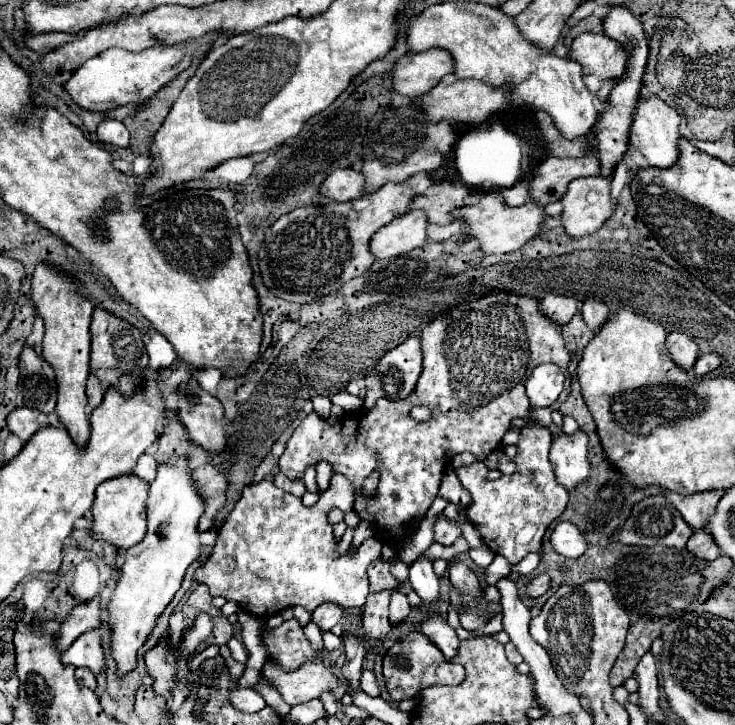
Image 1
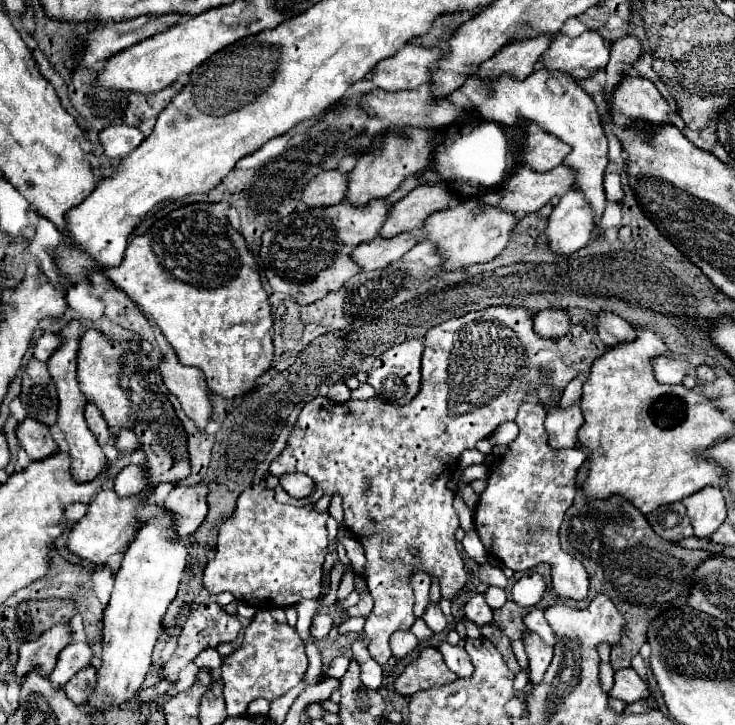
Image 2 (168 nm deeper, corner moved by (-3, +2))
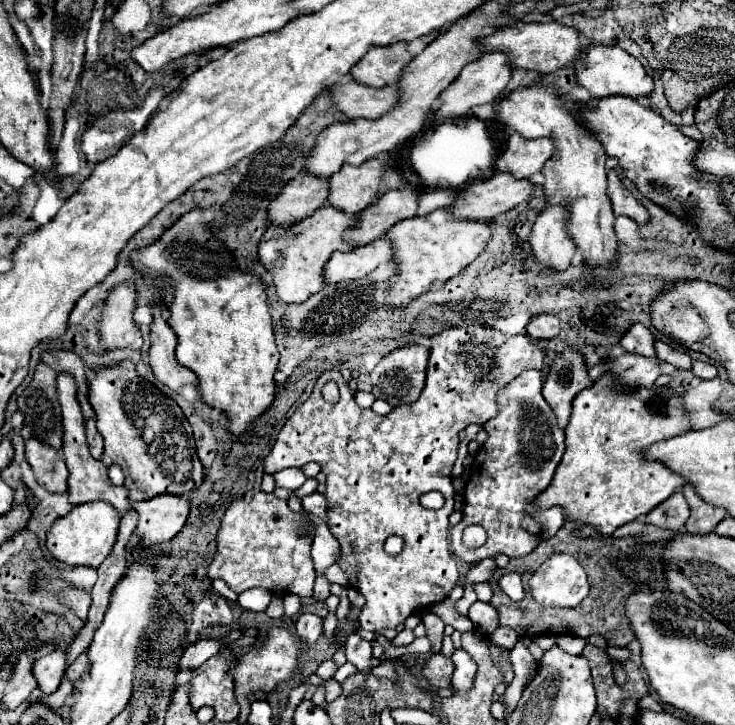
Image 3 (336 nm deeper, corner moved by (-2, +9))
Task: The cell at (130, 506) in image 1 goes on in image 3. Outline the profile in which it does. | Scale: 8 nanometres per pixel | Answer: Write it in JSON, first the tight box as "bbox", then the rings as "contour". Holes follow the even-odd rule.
{"bbox":[47,501,121,567],"contour":[[[91,501],[85,505],[75,505],[69,515],[55,521],[55,525],[49,529],[47,547],[55,559],[67,565],[99,567],[115,545],[119,521],[121,521],[119,511],[105,501]]]}

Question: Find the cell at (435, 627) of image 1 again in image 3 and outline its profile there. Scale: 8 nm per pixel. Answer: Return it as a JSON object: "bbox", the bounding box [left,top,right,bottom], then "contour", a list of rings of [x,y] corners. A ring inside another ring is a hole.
{"bbox":[451,649,475,691],"contour":[[[457,649],[451,657],[451,661],[455,663],[455,671],[453,671],[453,687],[459,689],[459,691],[467,691],[473,683],[473,677],[475,677],[475,663],[473,663],[473,657],[463,651],[463,649]]]}

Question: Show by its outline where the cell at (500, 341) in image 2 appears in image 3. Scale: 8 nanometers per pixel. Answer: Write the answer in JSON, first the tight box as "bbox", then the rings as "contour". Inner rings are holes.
{"bbox":[263,319,545,633],"contour":[[[463,319],[459,325],[447,327],[431,337],[427,381],[415,403],[397,405],[391,409],[391,413],[377,415],[371,409],[359,407],[347,387],[347,381],[337,369],[331,369],[317,379],[311,397],[287,419],[279,431],[271,453],[263,461],[265,473],[277,473],[285,467],[301,467],[309,461],[321,465],[321,471],[327,475],[325,495],[329,501],[327,513],[331,519],[331,533],[341,543],[341,557],[337,563],[345,569],[349,585],[357,587],[367,599],[367,605],[359,615],[363,629],[373,633],[381,629],[397,629],[397,625],[401,625],[417,609],[447,599],[451,589],[459,583],[457,561],[453,559],[447,537],[447,519],[453,513],[455,497],[451,469],[457,459],[457,433],[471,423],[483,425],[497,415],[497,391],[501,391],[505,383],[513,381],[527,367],[545,367],[545,355],[539,345],[529,339],[529,335],[501,335],[493,333],[489,325]],[[327,381],[335,381],[339,385],[341,399],[337,403],[323,399],[321,389]],[[427,491],[441,491],[445,505],[437,511],[421,507],[419,497]],[[389,535],[399,535],[405,539],[403,551],[395,557],[387,555],[383,549],[383,543]]]}

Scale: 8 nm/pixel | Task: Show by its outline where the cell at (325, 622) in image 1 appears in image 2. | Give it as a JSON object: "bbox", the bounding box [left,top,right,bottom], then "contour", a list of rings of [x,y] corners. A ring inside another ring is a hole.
{"bbox":[310,612,334,640],"contour":[[[320,612],[320,614],[316,614],[316,616],[314,616],[314,620],[312,620],[310,634],[312,634],[312,638],[314,638],[314,640],[324,640],[324,638],[328,636],[328,632],[330,632],[330,628],[332,628],[332,626],[334,626],[332,616],[330,616],[330,614]]]}

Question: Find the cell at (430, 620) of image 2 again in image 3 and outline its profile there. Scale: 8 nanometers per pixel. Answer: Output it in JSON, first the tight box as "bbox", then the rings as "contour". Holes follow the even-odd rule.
{"bbox":[423,613,445,653],"contour":[[[427,613],[423,615],[423,623],[427,627],[427,637],[431,639],[433,643],[433,653],[441,651],[441,641],[443,641],[443,629],[445,629],[445,623],[441,621],[441,617],[437,617],[435,613]]]}

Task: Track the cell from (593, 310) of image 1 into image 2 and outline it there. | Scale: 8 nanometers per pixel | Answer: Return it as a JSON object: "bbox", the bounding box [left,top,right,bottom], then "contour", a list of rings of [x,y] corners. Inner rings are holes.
{"bbox":[598,312,636,348],"contour":[[[610,312],[600,314],[598,334],[600,334],[600,340],[608,348],[624,344],[624,342],[632,342],[636,338],[636,330],[624,318],[620,318],[616,314],[610,314]]]}

